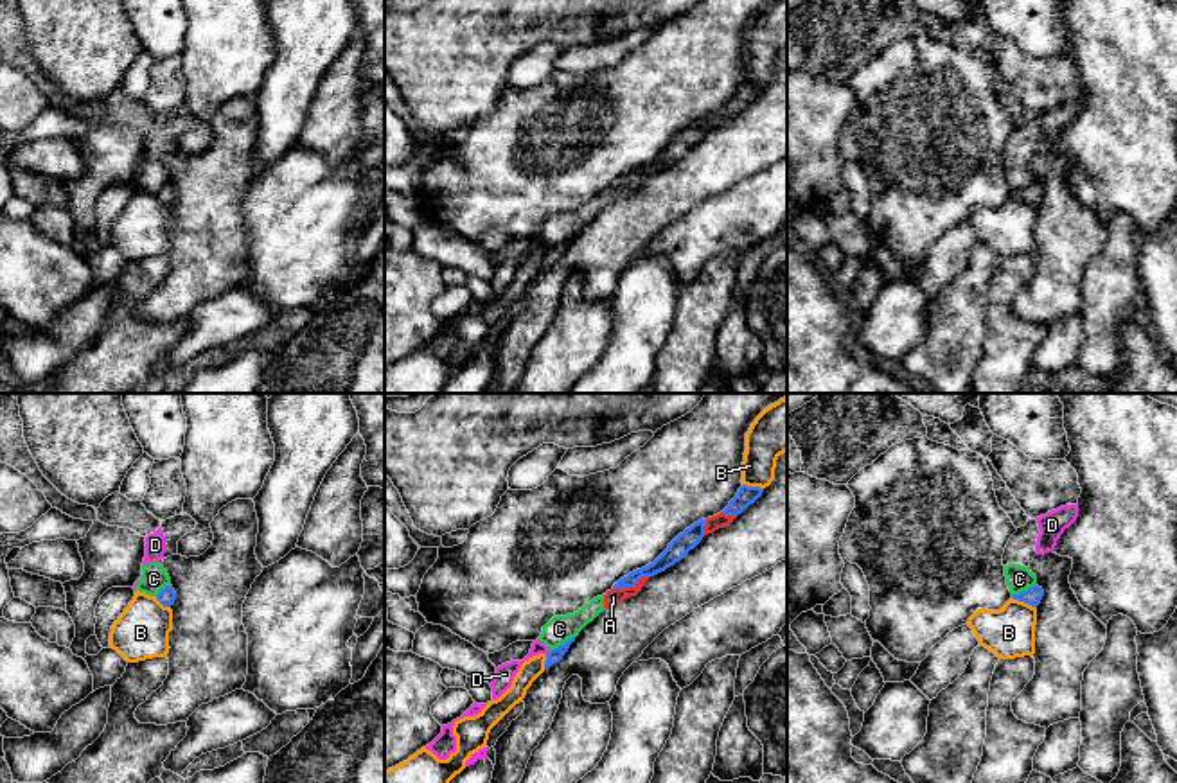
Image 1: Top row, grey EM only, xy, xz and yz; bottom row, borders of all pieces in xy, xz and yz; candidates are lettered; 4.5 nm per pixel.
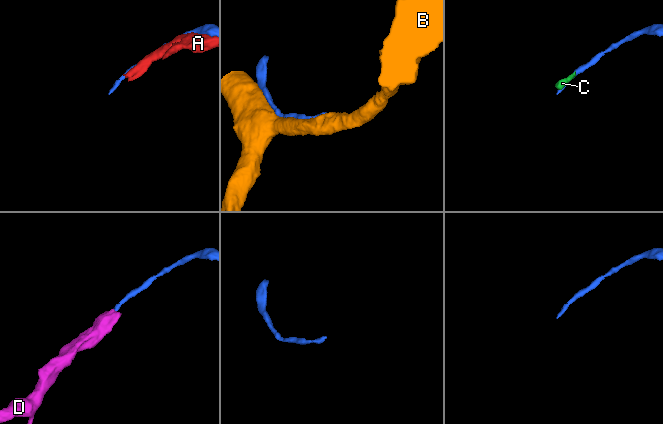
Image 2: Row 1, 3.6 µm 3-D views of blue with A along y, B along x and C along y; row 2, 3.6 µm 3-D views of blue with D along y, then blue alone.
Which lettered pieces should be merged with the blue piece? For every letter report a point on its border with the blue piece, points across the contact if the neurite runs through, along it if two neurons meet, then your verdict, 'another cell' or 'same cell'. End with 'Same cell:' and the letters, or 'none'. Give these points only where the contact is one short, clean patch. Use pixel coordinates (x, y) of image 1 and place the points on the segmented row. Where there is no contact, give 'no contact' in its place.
A: contact xz (631, 586); another cell
B: contact yz (1023, 600); another cell
C: contact xz (565, 643); border xz (575, 634), (550, 651); another cell
D: contact xz (548, 654); border xz (550, 651), (547, 656); another cell
Same cell: none

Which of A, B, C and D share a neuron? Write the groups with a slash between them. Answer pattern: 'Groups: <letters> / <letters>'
Groups: A C D / B

